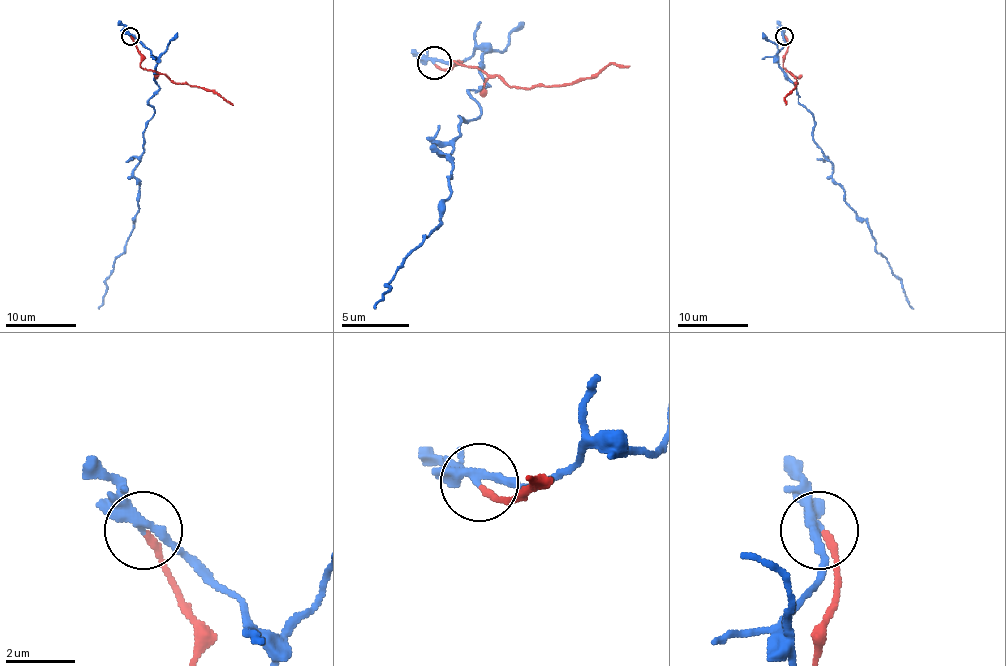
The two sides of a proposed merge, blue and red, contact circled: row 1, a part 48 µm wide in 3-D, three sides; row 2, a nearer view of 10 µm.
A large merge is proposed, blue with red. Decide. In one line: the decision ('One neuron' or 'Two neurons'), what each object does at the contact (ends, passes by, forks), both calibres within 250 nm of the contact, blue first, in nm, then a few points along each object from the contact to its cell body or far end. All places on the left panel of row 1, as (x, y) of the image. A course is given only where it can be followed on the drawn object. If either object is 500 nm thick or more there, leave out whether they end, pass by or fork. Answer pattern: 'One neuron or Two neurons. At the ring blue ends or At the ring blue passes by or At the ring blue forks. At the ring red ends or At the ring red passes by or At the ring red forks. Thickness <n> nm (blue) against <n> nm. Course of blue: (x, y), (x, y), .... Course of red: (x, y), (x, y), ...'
Two neurons. At the ring blue passes by. At the ring red ends. Thickness 280 nm (blue) against 190 nm. Course of blue: (130, 35), (154, 60), (158, 90), (149, 99), (154, 113), (133, 176), (138, 211), (98, 309). Course of red: (130, 35), (144, 69), (165, 74), (176, 83), (215, 90), (233, 105)

